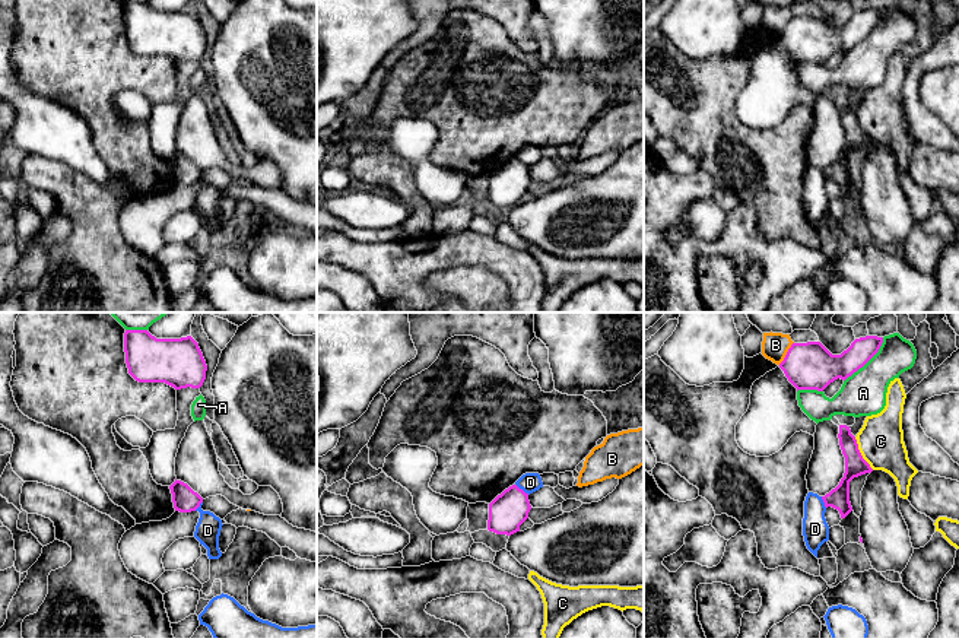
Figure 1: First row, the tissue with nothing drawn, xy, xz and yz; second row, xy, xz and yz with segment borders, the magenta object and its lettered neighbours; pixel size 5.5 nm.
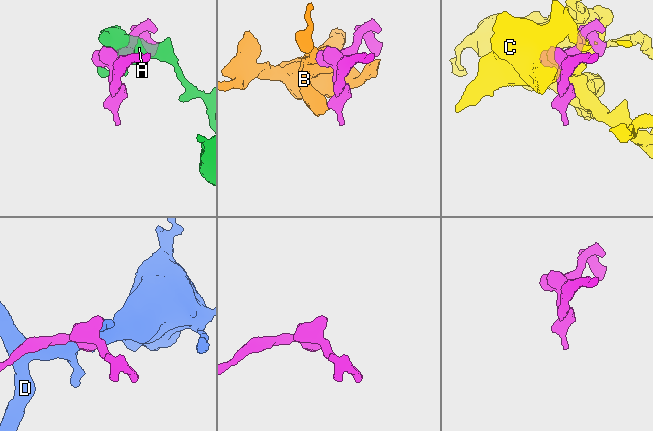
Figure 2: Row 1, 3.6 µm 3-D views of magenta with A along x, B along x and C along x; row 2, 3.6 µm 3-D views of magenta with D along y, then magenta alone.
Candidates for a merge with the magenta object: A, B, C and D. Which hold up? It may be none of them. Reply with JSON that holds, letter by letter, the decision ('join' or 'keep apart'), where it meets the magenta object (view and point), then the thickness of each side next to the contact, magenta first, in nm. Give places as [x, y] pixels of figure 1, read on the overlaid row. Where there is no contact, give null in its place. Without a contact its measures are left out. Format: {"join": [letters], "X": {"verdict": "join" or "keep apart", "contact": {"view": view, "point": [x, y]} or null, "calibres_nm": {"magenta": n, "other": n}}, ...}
{"join": [], "A": {"verdict": "keep apart", "contact": {"view": "yz", "point": [867, 361]}, "calibres_nm": {"magenta": 180, "other": 240}}, "B": {"verdict": "keep apart", "contact": {"view": "yz", "point": [787, 354]}, "calibres_nm": {"magenta": 260, "other": 140}}, "C": {"verdict": "keep apart", "contact": {"view": "yz", "point": [860, 453]}, "calibres_nm": {"magenta": 120, "other": 260}}, "D": {"verdict": "keep apart", "contact": {"view": "xz", "point": [521, 489]}, "calibres_nm": {"magenta": 200, "other": 110}}}

